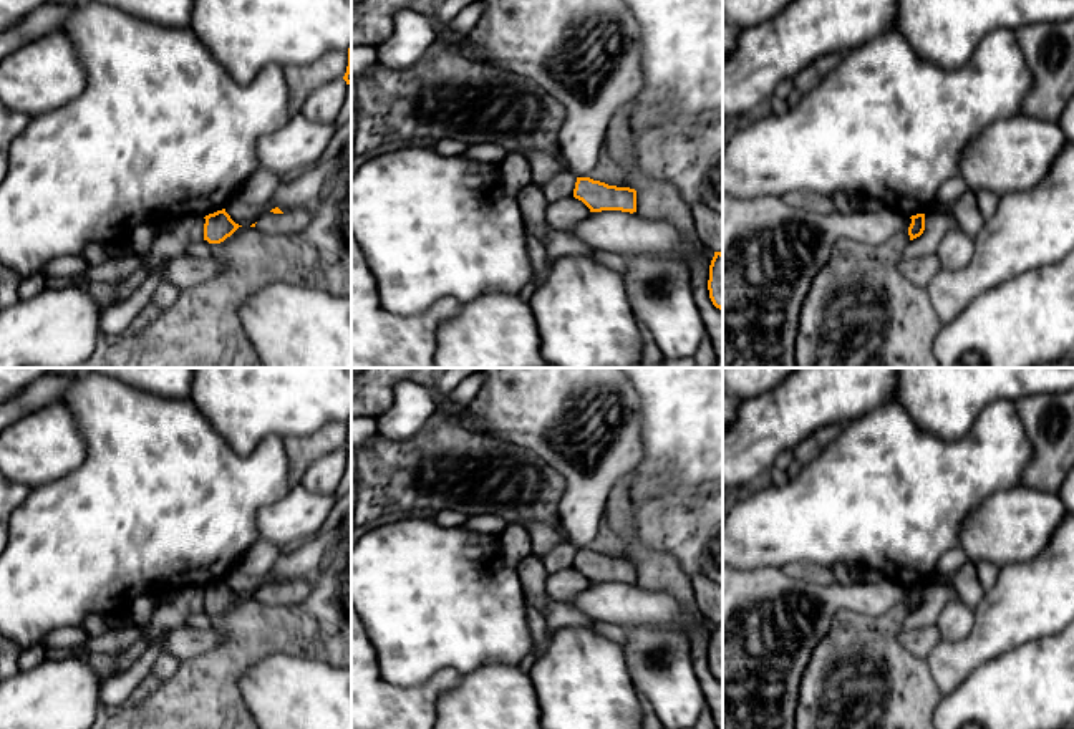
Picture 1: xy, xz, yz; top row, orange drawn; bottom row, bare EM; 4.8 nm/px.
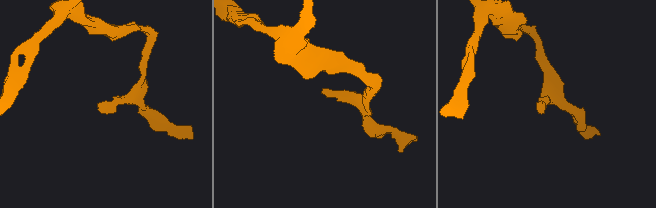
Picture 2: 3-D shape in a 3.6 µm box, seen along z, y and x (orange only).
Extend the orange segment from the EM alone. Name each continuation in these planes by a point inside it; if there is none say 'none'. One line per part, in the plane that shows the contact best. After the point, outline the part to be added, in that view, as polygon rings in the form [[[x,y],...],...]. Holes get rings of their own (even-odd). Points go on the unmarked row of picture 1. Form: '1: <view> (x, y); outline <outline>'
none

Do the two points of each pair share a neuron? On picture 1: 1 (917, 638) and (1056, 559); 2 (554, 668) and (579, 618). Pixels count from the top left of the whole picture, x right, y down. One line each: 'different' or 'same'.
1: different
2: different

